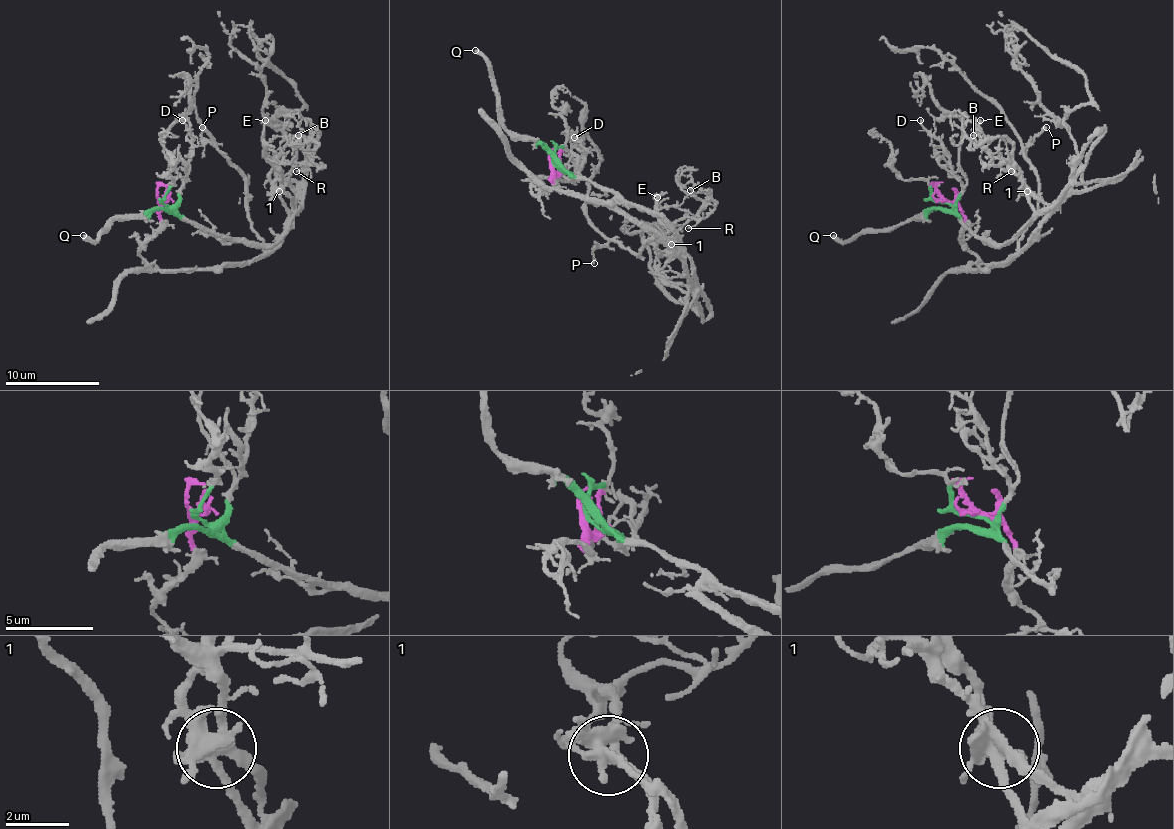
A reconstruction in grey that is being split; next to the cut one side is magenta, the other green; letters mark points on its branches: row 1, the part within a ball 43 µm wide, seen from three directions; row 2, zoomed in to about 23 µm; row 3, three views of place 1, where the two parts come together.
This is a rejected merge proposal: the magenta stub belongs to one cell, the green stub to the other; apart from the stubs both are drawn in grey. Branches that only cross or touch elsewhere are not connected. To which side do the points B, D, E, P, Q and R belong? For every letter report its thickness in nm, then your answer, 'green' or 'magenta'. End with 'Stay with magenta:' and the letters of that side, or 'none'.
B: calibre 180 nm; green
D: calibre 120 nm; green
E: calibre 150 nm; magenta
P: calibre 190 nm; magenta
Q: calibre 300 nm; green
R: calibre 140 nm; magenta
Stay with magenta: E, P, R

